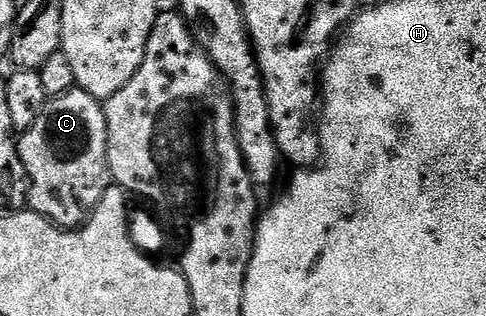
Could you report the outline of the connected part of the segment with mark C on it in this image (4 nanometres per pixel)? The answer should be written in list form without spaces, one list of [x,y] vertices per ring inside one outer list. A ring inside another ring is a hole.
[[[74,88],[63,96],[50,98],[39,120],[31,124],[27,133],[20,135],[17,151],[21,154],[21,163],[25,166],[25,176],[29,183],[28,209],[34,210],[36,214],[42,214],[55,226],[80,227],[99,204],[103,192],[111,185],[105,107],[95,96],[82,90]]]

